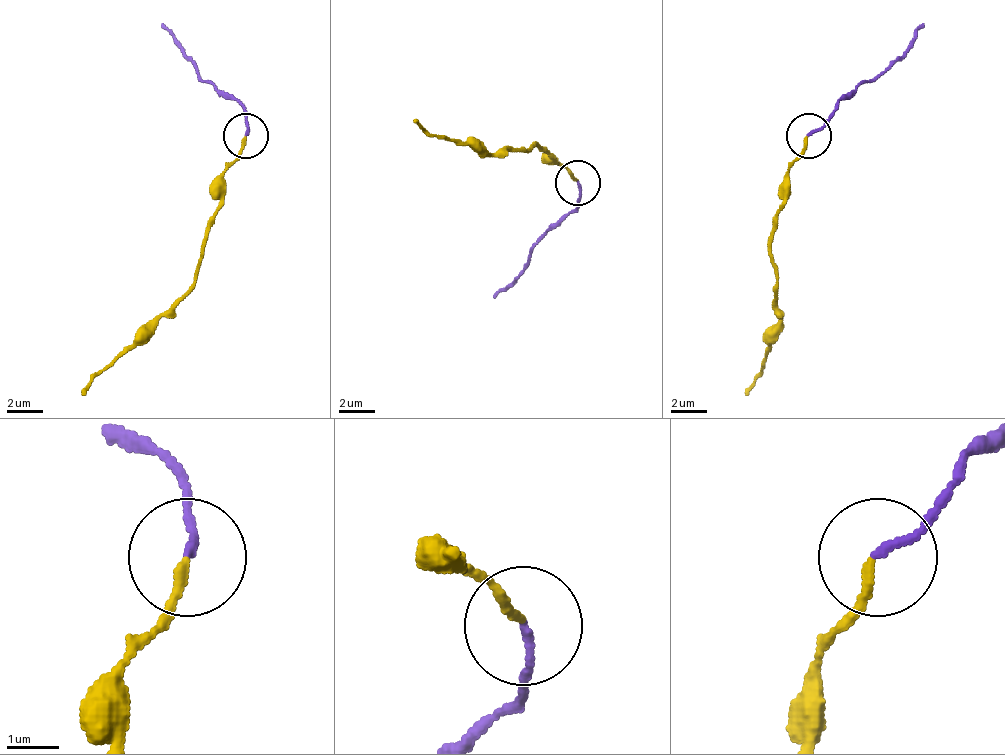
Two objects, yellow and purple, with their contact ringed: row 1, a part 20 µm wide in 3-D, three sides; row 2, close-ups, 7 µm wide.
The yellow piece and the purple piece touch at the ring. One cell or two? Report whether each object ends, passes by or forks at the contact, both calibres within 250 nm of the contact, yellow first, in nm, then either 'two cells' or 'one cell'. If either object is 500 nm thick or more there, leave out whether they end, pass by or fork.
yellow ends | purple ends | 140/140 nm | two cells

